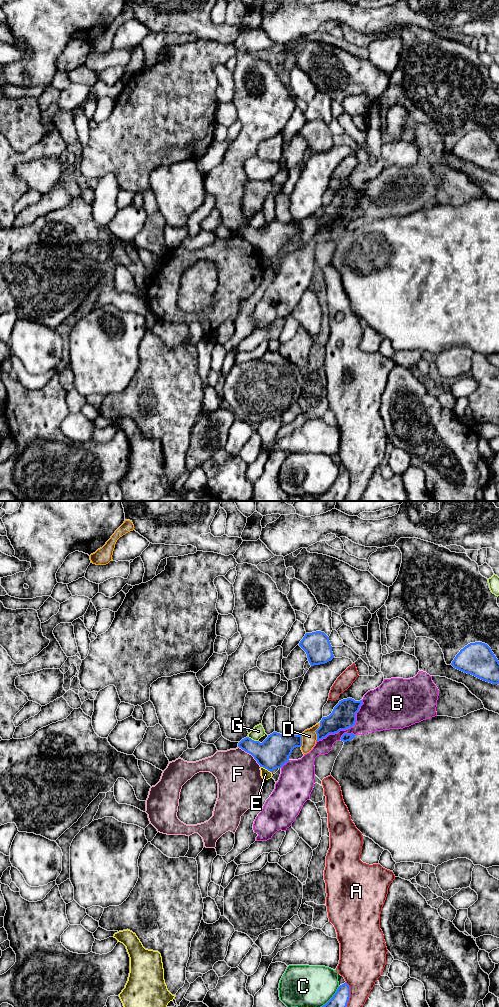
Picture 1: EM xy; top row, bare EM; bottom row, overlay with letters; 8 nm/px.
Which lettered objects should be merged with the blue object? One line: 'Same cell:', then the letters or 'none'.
Same cell: none

